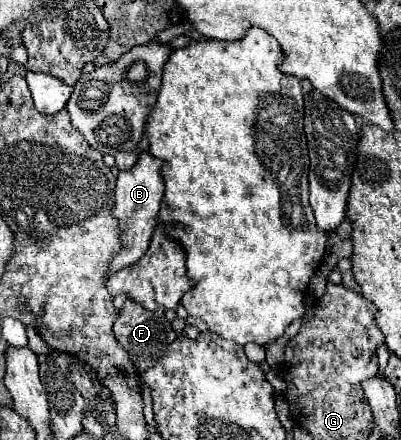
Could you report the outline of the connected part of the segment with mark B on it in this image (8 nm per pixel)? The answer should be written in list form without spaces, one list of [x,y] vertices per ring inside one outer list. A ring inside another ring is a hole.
[[[147,151],[139,153],[137,163],[127,169],[121,171],[117,175],[117,187],[115,187],[115,207],[113,207],[113,215],[117,215],[119,223],[121,223],[121,253],[111,261],[111,273],[115,273],[115,269],[127,267],[137,263],[137,259],[143,257],[143,253],[149,247],[151,235],[157,227],[157,215],[159,215],[159,207],[161,207],[161,199],[163,199],[163,191],[165,191],[165,183],[163,183],[163,163],[157,161],[157,157],[149,155]]]

